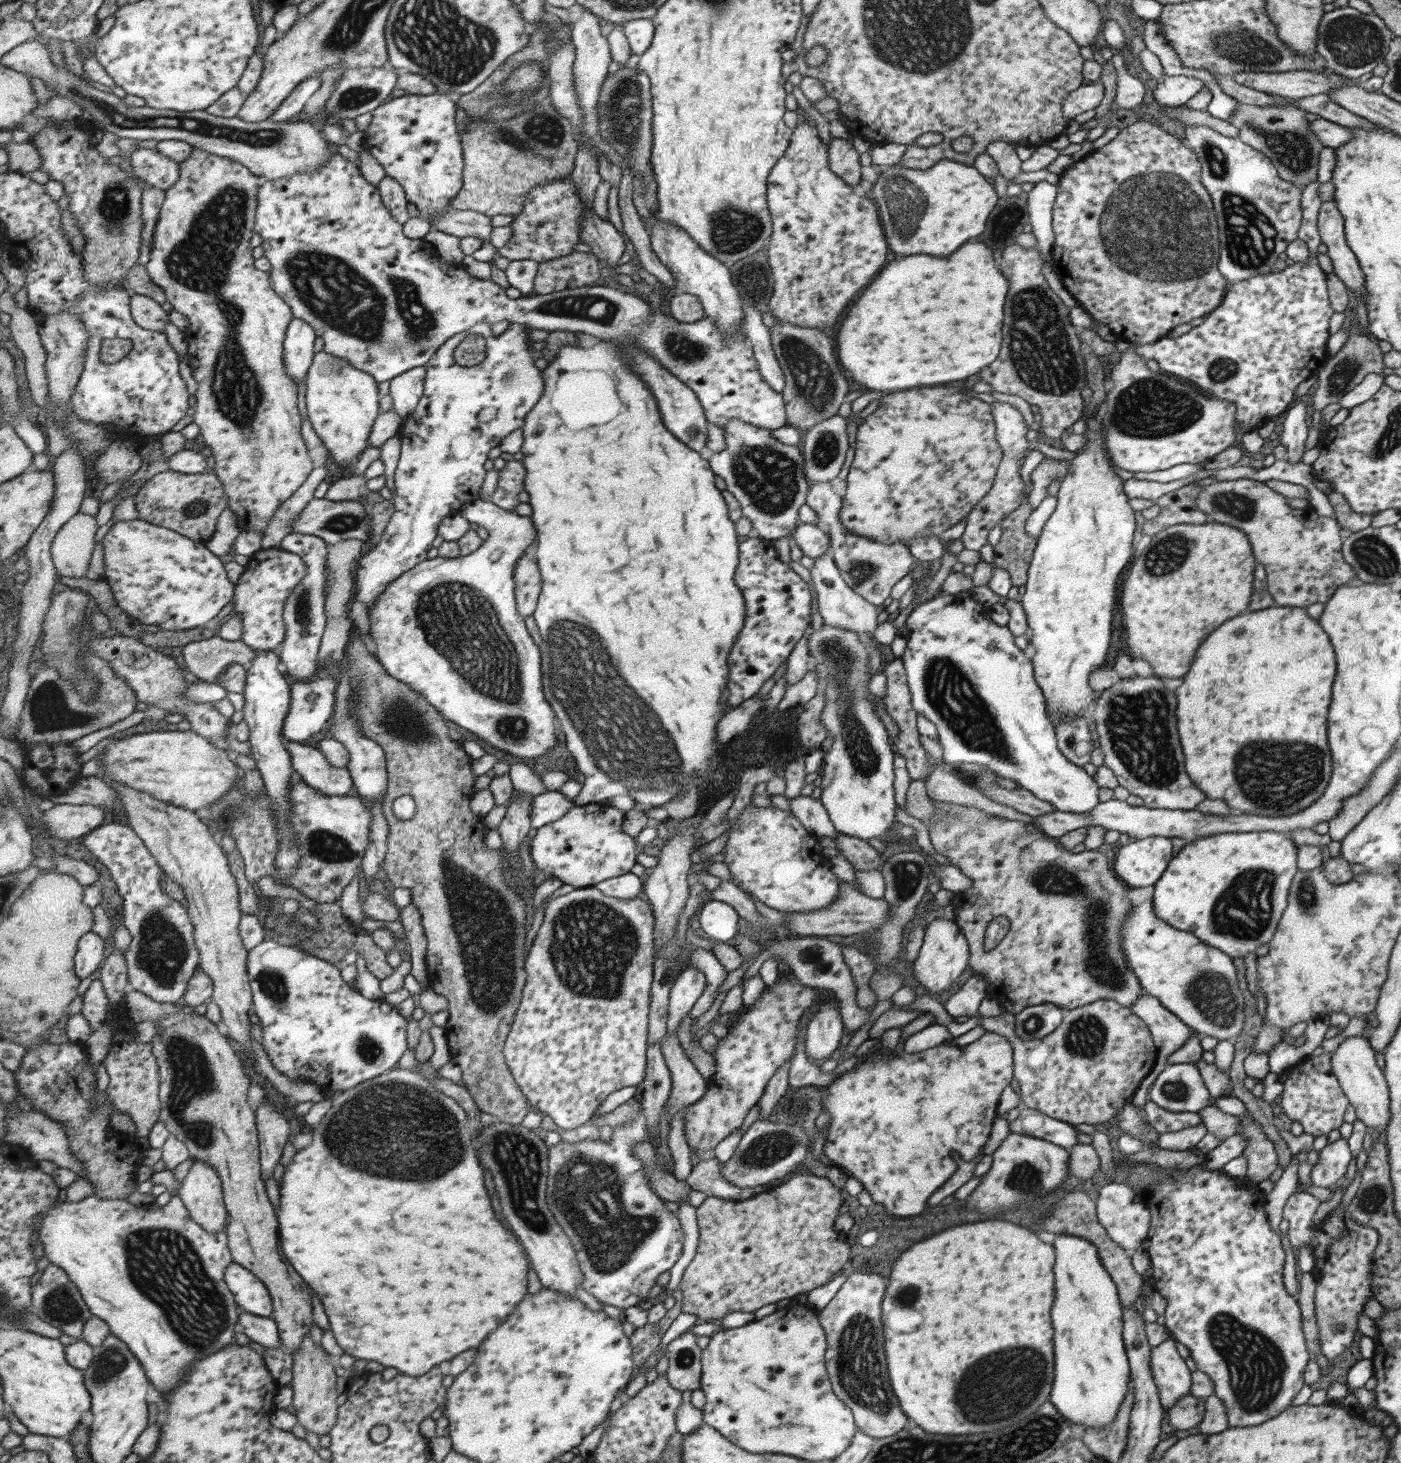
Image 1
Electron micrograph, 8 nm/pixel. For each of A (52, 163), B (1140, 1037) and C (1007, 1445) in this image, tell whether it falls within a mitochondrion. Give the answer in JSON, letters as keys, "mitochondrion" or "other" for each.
{"A":"other","B":"other","C":"mitochondrion"}

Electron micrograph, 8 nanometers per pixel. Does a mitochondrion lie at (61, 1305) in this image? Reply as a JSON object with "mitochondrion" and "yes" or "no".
{"mitochondrion":"yes"}

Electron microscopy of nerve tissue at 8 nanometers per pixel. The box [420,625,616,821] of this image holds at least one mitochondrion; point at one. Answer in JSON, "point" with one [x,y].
{"point":[512,730]}

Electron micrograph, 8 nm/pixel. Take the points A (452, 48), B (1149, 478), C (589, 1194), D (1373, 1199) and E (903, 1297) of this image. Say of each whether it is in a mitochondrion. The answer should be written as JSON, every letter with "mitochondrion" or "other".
{"A":"mitochondrion","B":"other","C":"mitochondrion","D":"mitochondrion","E":"mitochondrion"}

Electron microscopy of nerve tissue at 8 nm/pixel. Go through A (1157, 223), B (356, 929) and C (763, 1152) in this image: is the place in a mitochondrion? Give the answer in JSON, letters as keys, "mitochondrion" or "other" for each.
{"A":"mitochondrion","B":"other","C":"mitochondrion"}

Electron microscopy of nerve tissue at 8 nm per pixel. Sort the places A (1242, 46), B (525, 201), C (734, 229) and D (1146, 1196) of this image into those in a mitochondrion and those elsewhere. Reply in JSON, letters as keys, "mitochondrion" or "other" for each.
{"A":"mitochondrion","B":"other","C":"mitochondrion","D":"other"}

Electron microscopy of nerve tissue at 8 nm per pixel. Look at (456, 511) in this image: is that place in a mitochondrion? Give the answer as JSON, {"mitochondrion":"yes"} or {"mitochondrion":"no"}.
{"mitochondrion":"no"}

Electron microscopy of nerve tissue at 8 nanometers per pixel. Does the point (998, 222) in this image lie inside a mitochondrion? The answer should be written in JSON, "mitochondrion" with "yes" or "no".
{"mitochondrion":"yes"}

